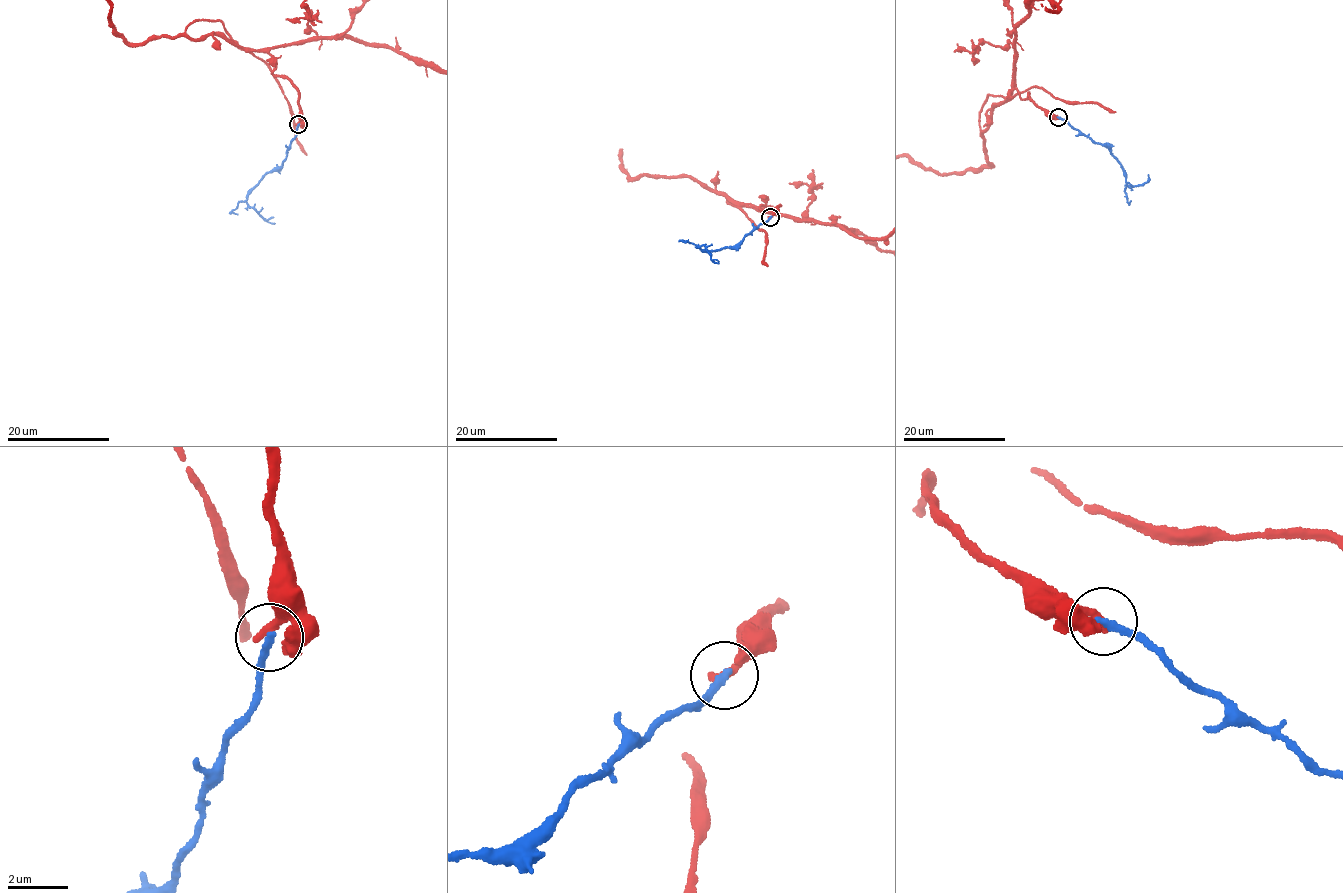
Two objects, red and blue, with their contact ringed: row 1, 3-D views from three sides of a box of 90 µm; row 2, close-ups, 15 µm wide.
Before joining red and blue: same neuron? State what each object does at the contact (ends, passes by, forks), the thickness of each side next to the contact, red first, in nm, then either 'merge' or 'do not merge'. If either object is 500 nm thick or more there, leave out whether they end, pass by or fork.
red ends there; blue ends there; 280 nm thick on the red side, 240 nm on the other; do not merge

